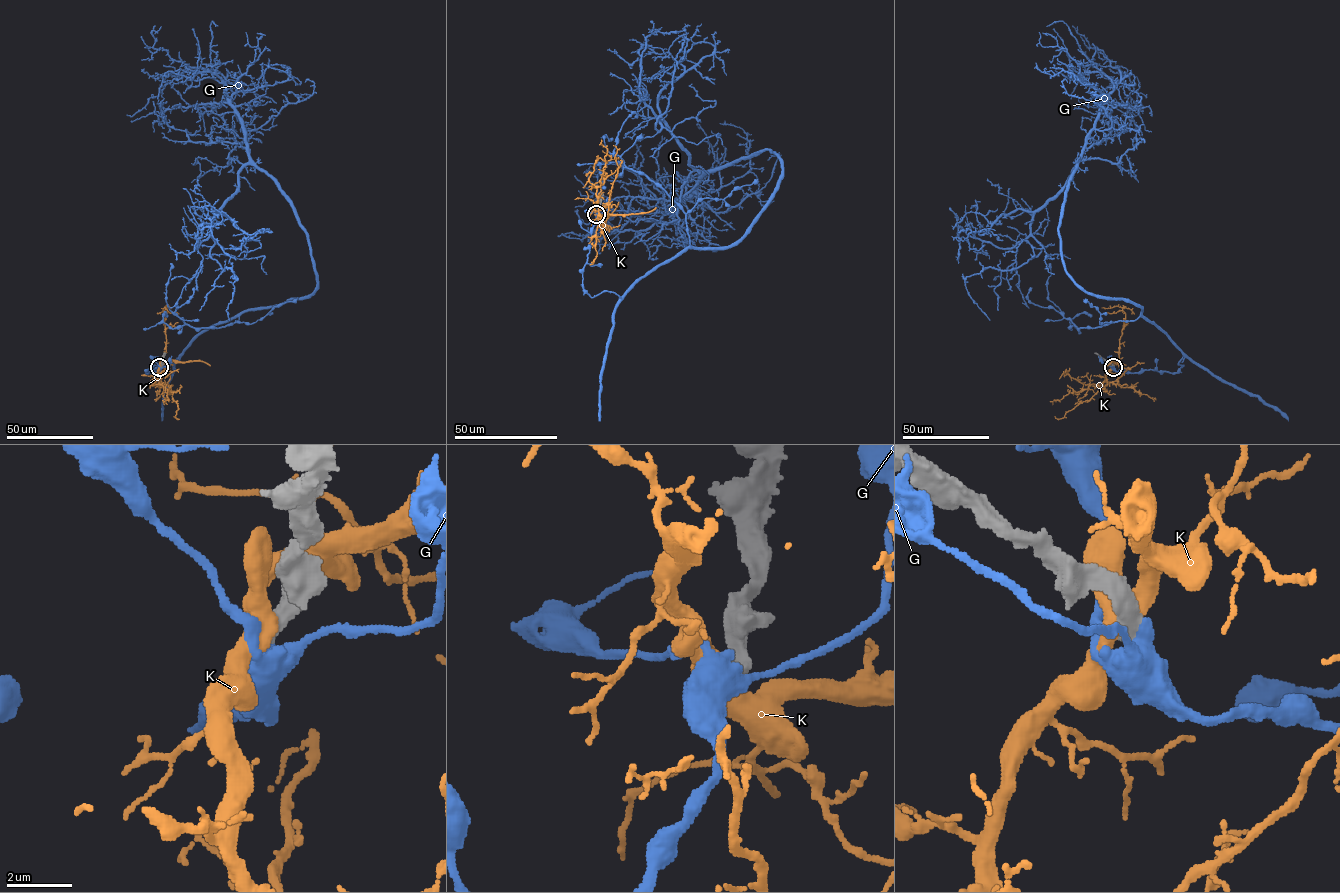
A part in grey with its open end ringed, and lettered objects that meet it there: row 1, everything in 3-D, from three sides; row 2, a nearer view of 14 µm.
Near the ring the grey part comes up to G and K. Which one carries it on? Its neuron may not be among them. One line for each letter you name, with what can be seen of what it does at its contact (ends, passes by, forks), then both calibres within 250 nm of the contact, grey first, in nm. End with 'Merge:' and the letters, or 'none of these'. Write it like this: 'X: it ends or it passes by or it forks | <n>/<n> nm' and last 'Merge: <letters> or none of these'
Merge: none of these

